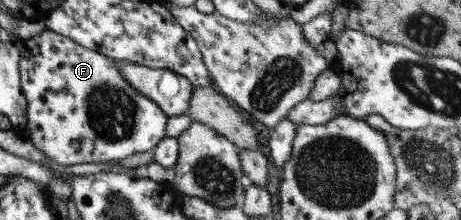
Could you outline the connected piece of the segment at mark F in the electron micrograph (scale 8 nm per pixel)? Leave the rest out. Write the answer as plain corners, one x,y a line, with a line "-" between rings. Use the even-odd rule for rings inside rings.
44,29
42,32
35,34
28,38
18,42
21,45
20,59
18,62
18,73
20,74
20,89
23,96
26,98
26,126
21,133
24,138
37,149
40,150
45,156
48,156
51,160
57,161
60,165
67,166
72,164
81,163
122,163
127,157
132,154
142,152
152,152
155,145
165,138
166,133
166,120
168,116
163,114
163,111
146,96
139,94
133,86
131,86
118,71
115,61
112,61
109,57
103,56
94,50
87,50
80,44
73,42
70,38
61,36
52,30

